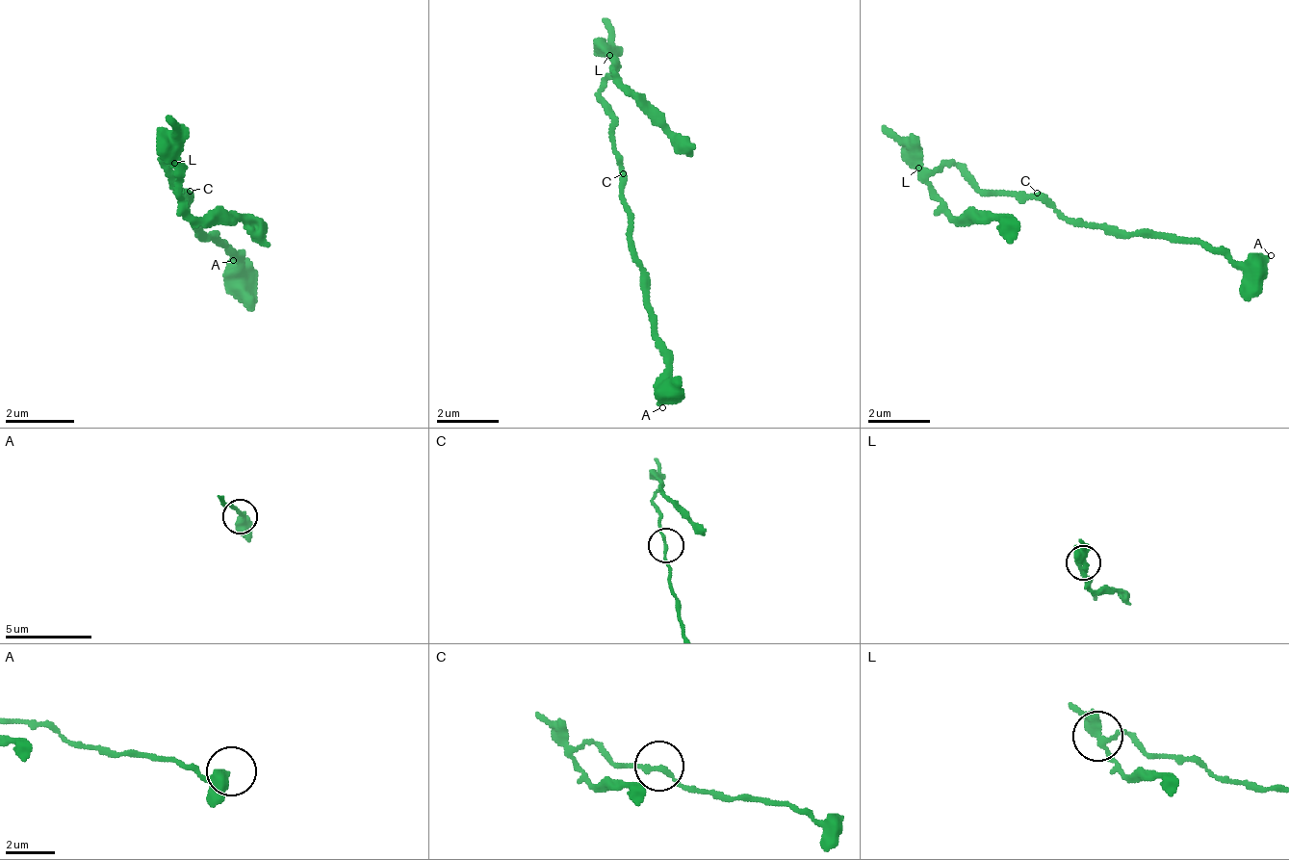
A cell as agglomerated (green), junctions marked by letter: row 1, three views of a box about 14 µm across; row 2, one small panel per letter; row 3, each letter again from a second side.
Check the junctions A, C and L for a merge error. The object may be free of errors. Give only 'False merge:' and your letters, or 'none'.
False merge: L

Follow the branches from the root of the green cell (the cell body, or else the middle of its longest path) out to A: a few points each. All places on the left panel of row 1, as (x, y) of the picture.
A: (190, 199), (190, 217), (216, 243), (224, 243), (233, 251), (233, 260)

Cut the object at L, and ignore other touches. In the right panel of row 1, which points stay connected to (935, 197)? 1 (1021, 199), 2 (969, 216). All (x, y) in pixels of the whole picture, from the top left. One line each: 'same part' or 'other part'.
1: other part
2: same part

